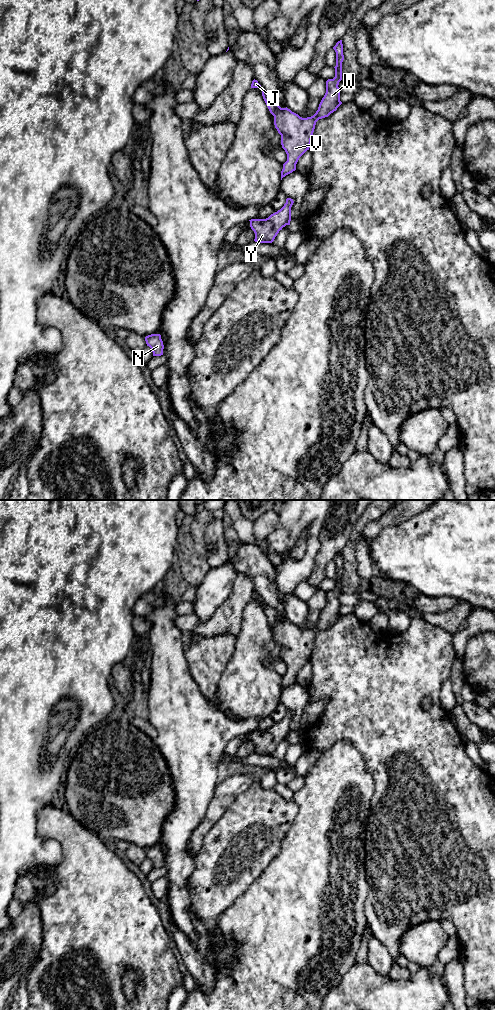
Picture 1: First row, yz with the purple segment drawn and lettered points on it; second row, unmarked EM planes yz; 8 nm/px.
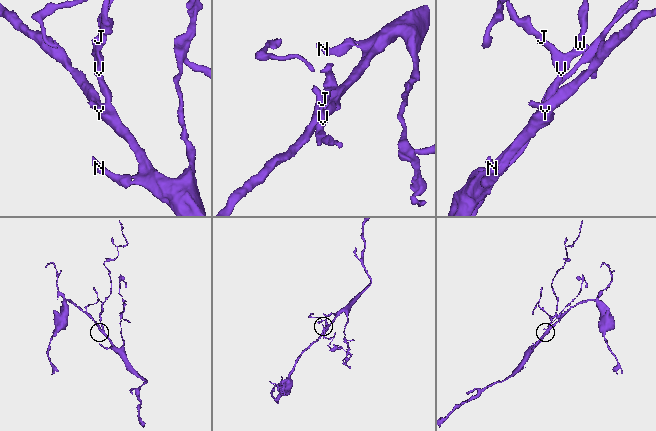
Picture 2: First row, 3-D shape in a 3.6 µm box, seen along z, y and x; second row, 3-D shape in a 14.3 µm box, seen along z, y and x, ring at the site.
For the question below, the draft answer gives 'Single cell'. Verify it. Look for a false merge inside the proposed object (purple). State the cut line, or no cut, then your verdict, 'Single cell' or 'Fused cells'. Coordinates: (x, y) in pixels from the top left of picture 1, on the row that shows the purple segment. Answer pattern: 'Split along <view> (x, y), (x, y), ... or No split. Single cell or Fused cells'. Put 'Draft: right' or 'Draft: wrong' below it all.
No split. Single cell
Draft: right

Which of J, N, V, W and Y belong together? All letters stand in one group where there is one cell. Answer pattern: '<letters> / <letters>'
J N V W Y

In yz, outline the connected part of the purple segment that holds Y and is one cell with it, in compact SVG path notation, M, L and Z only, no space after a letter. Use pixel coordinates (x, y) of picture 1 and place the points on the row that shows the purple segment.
M286 199L284 206L266 219L251 219L250 227L255 233L254 241L257 243L272 243L283 227L290 225L291 207L294 201Z

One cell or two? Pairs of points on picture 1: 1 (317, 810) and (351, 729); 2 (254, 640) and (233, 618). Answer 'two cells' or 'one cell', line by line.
1: two cells
2: two cells

